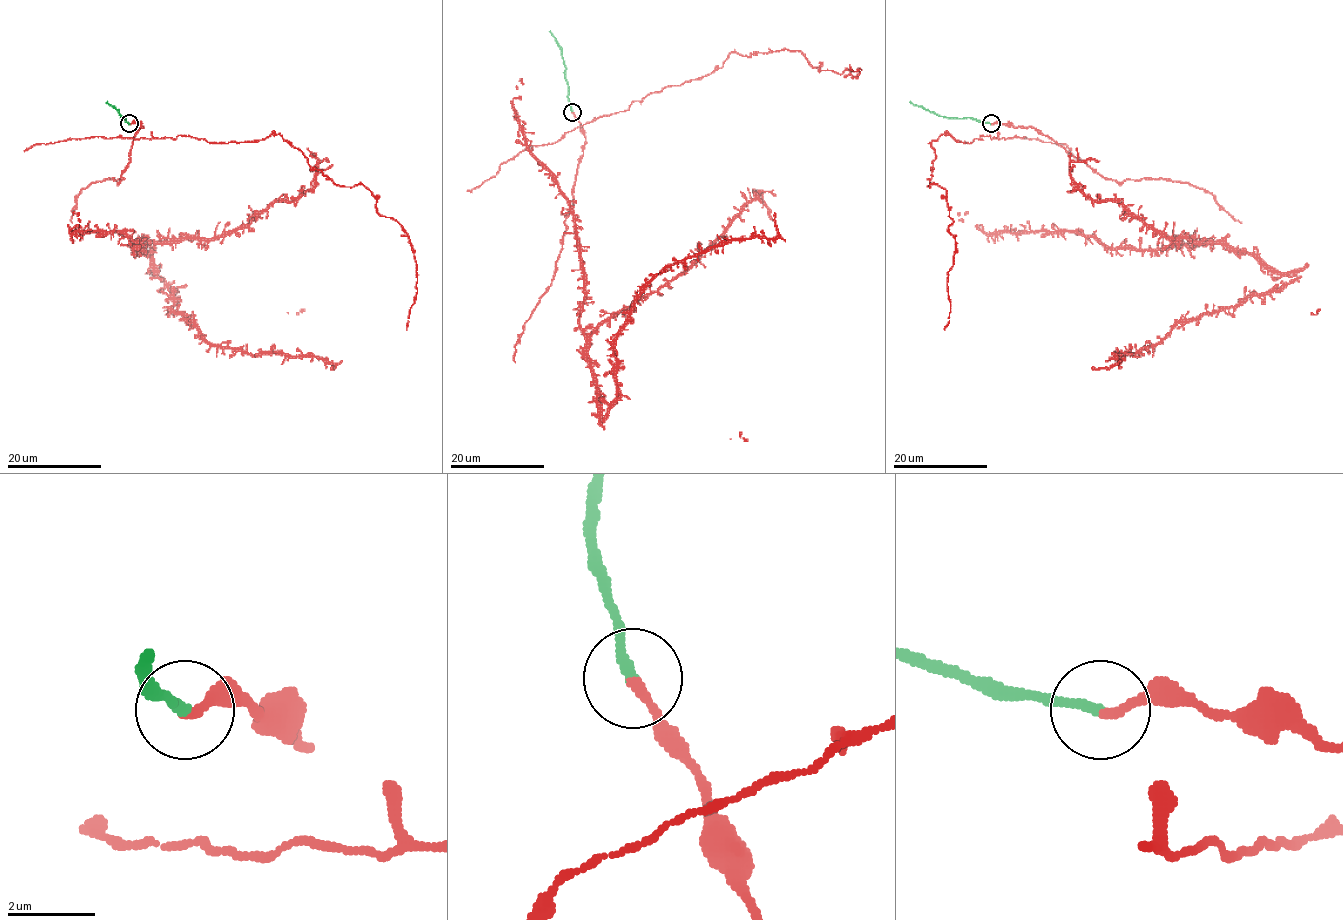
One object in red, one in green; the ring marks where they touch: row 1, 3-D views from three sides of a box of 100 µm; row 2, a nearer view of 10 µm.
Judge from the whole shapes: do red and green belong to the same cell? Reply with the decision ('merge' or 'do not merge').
merge

